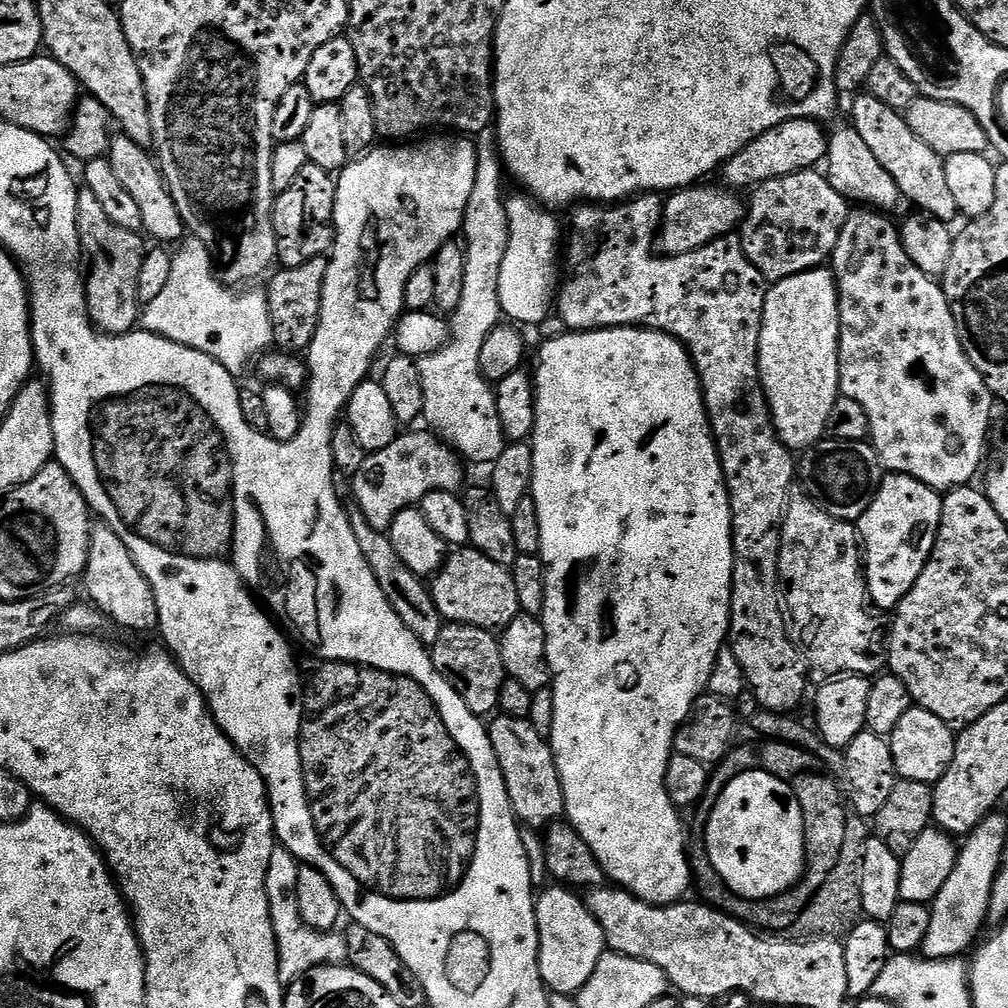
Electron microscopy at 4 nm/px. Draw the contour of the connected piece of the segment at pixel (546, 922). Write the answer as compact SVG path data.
M545 887L545 892L536 896L536 921L540 943L538 966L540 977L549 993L572 998L582 990L582 986L586 986L586 982L590 982L594 966L598 966L598 962L606 954L606 945L602 926L594 918L594 914L590 914L587 903L581 897L579 900L576 897L579 895L571 887L552 887L556 888Z

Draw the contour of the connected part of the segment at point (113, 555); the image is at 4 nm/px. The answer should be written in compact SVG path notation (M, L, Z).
M103 522L92 529L83 580L84 588L88 591L87 599L111 623L113 620L118 627L129 628L132 632L155 633L159 629L158 602L150 582L142 574L138 562L134 562L130 550L126 550L126 542L122 542L122 538L118 538L118 534L114 534L114 530Z

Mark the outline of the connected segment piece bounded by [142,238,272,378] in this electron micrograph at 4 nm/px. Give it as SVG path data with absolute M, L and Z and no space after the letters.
M195 238L185 239L177 248L180 249L172 256L170 279L167 280L165 288L143 305L143 331L153 332L156 336L166 338L170 342L198 350L214 358L214 362L223 366L231 376L243 377L242 374L247 370L248 363L252 359L253 363L257 358L265 355L272 344L272 323L267 291L260 286L252 286L244 291L233 290L229 285L223 284L214 271L212 256L202 246L202 242L198 242Z

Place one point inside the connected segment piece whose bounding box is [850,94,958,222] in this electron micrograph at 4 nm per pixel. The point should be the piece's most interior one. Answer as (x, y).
(919, 171)

